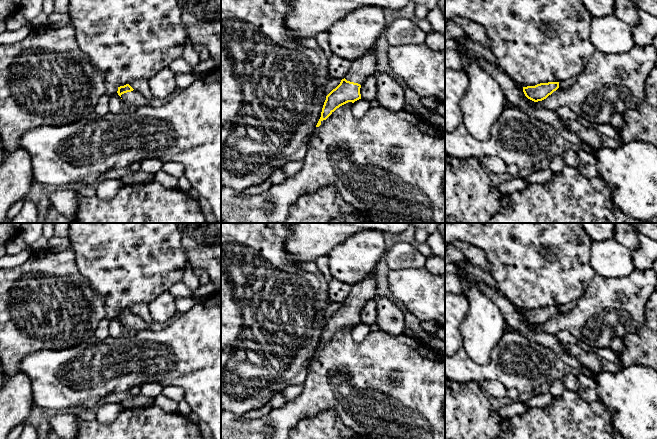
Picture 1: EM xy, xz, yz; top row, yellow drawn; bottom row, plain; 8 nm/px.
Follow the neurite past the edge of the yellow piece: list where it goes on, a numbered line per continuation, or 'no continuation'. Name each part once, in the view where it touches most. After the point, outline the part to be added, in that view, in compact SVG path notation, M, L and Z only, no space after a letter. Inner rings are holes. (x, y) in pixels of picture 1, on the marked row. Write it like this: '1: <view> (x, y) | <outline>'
1: xz (364, 67) | M375 47L367 51L363 56L351 61L351 67L345 76L350 82L360 85L369 78L374 76L377 71L377 58Z

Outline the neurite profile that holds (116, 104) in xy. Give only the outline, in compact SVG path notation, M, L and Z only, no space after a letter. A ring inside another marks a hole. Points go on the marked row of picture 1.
M118 93L109 97L109 110L113 114L119 114L122 112L124 107L124 102Z

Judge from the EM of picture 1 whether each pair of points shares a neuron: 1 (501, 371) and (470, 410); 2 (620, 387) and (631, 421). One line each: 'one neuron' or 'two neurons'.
1: two neurons
2: one neuron

